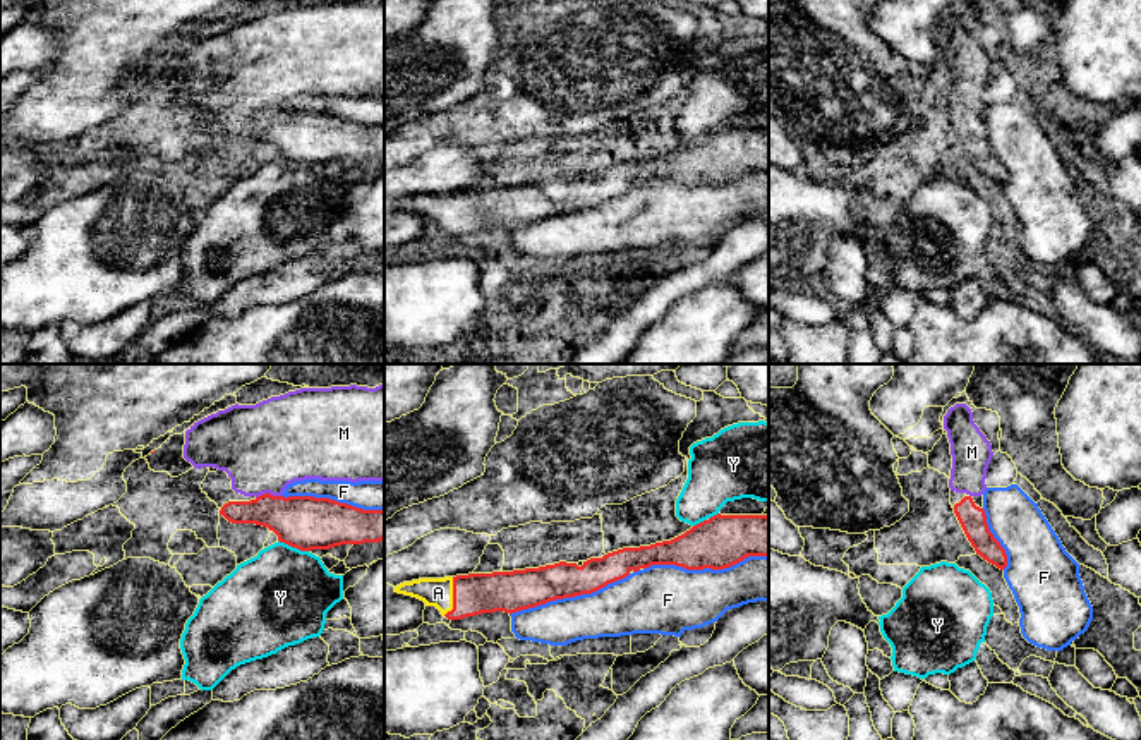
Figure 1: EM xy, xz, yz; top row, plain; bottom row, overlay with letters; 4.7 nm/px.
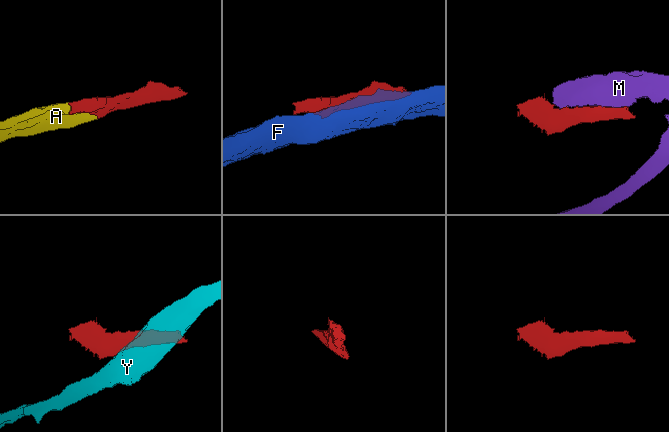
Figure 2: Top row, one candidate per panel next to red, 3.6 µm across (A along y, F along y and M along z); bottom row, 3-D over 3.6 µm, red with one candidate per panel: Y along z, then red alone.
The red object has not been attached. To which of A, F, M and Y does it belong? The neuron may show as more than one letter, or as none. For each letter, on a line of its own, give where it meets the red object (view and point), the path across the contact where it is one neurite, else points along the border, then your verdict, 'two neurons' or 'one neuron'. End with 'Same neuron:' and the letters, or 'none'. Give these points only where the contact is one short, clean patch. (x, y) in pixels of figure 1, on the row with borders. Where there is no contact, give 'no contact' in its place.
A: meets red in xz at (453, 598); one neuron
F: meets red in xz at (706, 567); two neurons
M: meets red in xy at (268, 493); one neuron
Y: meets red in xy at (294, 546); border along xy (278, 539), (307, 551); two neurons
Same neuron: A, M

